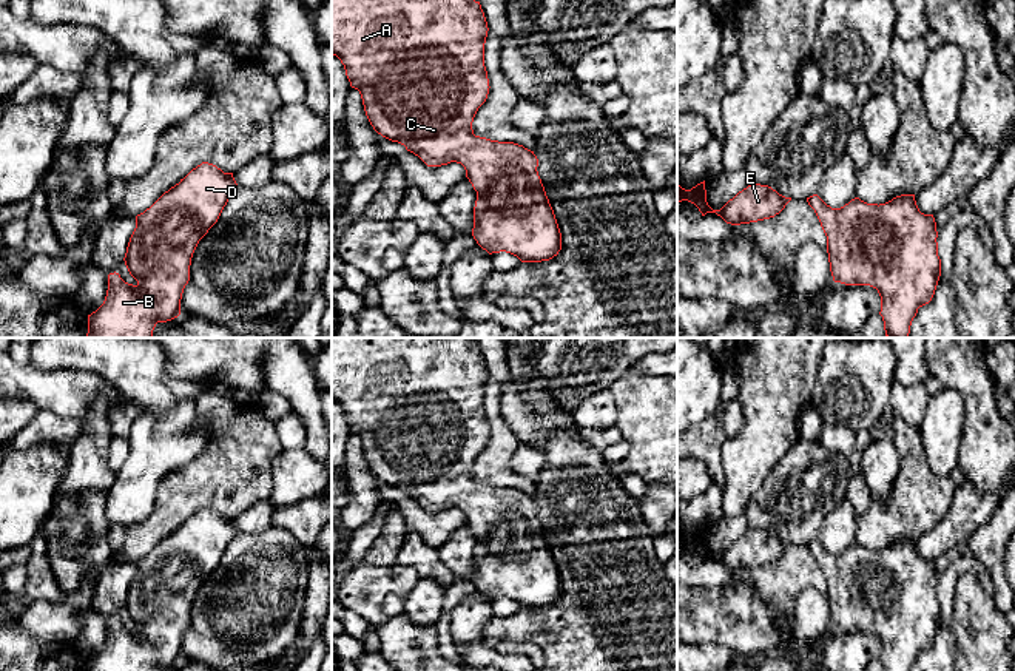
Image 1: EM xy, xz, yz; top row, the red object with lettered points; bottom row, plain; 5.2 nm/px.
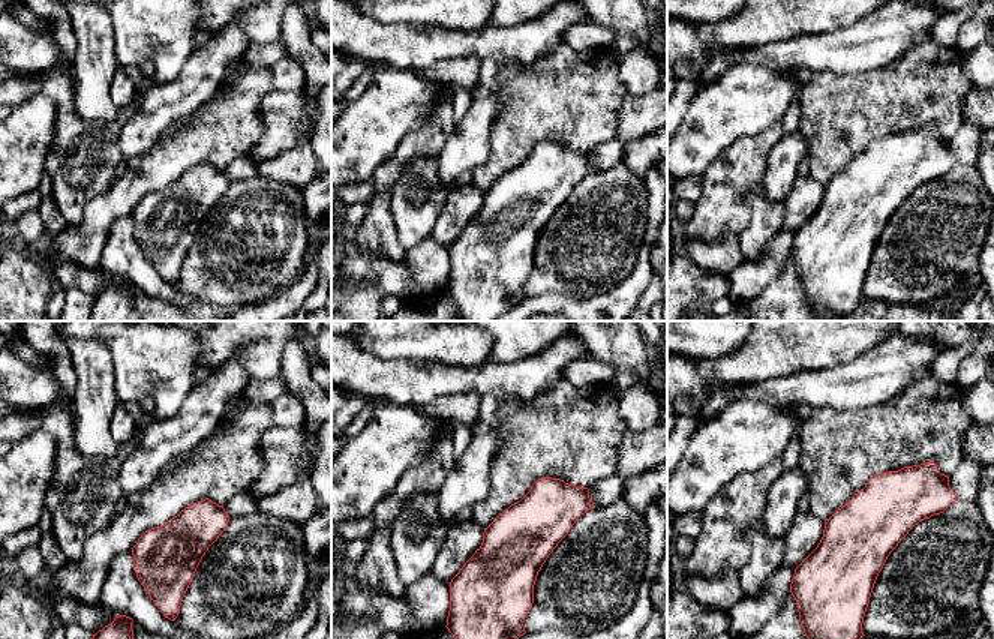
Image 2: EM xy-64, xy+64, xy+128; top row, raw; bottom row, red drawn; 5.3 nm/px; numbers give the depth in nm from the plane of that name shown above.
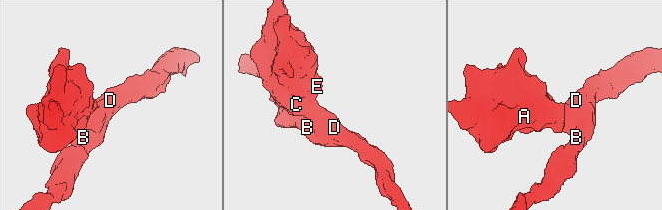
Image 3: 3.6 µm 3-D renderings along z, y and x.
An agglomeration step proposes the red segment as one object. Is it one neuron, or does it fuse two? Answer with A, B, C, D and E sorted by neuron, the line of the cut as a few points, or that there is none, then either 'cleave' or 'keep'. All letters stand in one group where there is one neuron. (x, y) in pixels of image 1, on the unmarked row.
groups A B C D E; cut none; keep

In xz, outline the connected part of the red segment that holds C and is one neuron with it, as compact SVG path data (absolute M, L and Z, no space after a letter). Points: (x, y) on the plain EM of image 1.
M332 338L332 400L344 410L350 432L359 437L366 461L373 475L383 483L404 491L407 497L418 501L427 512L441 512L450 507L464 512L466 523L477 537L472 582L489 600L506 597L517 602L521 608L549 606L561 595L561 578L537 517L537 501L523 491L480 483L475 481L472 475L474 463L478 454L486 447L491 433L484 412L487 376L484 358L480 347L474 344L474 338Z

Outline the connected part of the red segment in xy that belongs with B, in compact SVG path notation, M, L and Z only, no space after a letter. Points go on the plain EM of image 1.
M202 507L137 560L123 603L137 629L110 619L105 646L88 660L88 671L156 671L177 663L193 599L236 535L233 518Z

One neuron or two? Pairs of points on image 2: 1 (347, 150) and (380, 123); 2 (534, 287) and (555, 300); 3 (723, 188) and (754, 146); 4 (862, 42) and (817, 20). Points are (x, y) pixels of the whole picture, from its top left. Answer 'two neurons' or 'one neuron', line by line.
1: one neuron
2: two neurons
3: one neuron
4: two neurons

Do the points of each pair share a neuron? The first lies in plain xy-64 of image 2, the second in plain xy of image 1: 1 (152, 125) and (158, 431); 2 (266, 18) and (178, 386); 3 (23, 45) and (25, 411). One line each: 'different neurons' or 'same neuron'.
1: different neurons
2: different neurons
3: same neuron

